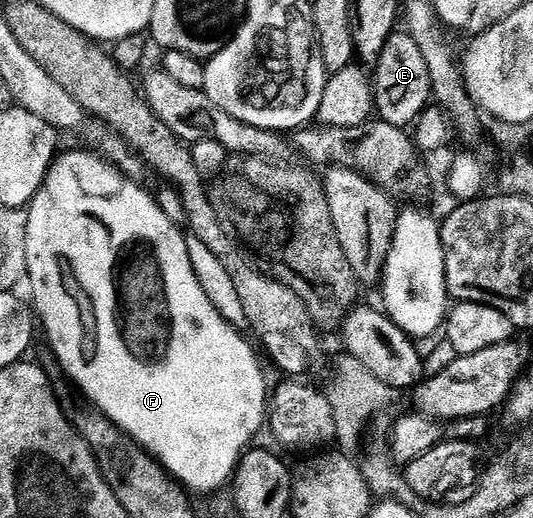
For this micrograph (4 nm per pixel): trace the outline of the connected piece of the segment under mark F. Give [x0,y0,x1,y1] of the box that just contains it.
[27,150,267,492]

